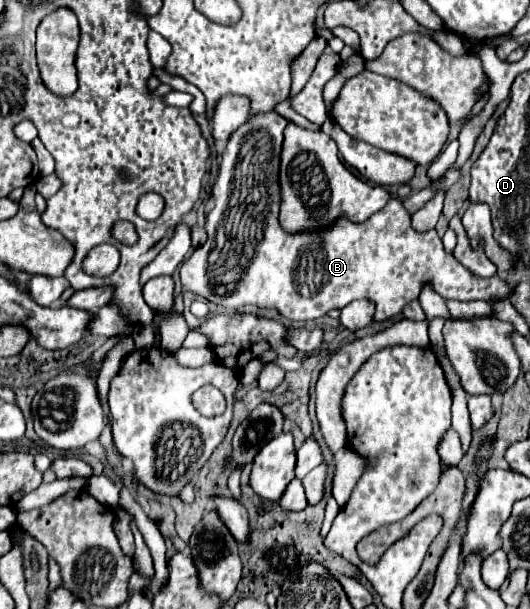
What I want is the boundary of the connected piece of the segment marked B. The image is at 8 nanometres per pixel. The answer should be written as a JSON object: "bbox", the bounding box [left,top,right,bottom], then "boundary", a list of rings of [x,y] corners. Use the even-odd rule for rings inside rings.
{"bbox":[180,112,512,322],"boundary":[[[270,112],[270,114],[262,114],[262,116],[256,116],[256,118],[248,120],[248,122],[246,122],[244,126],[240,126],[240,128],[232,134],[232,138],[228,140],[228,146],[226,146],[226,150],[222,152],[222,162],[220,162],[218,178],[216,178],[216,182],[214,182],[214,186],[212,186],[212,198],[216,200],[218,210],[216,210],[216,206],[214,206],[214,210],[210,210],[210,212],[206,214],[204,230],[206,230],[206,236],[208,236],[208,238],[206,238],[206,242],[204,242],[202,246],[198,246],[198,248],[192,252],[192,256],[190,256],[190,258],[182,264],[182,268],[180,268],[180,278],[182,278],[182,288],[184,288],[184,290],[192,290],[192,292],[204,296],[206,300],[210,300],[210,302],[214,302],[214,304],[218,304],[218,306],[230,308],[230,310],[240,310],[242,306],[252,304],[252,306],[266,308],[266,310],[272,310],[272,308],[274,308],[274,310],[280,312],[280,316],[284,316],[284,318],[288,318],[288,320],[304,320],[304,322],[322,318],[322,316],[328,314],[330,310],[334,310],[334,308],[344,308],[346,304],[350,304],[352,300],[358,300],[358,298],[372,300],[372,302],[376,304],[376,320],[386,320],[386,318],[392,318],[392,316],[400,314],[404,304],[408,304],[410,300],[418,298],[418,294],[420,294],[420,290],[422,290],[422,286],[424,286],[426,282],[432,284],[432,288],[434,288],[442,298],[456,298],[456,300],[486,300],[486,302],[492,304],[492,302],[504,300],[504,298],[508,298],[508,296],[512,294],[512,288],[508,286],[508,282],[504,282],[498,274],[494,274],[494,276],[490,276],[490,278],[476,276],[476,274],[472,274],[470,270],[466,270],[460,262],[456,262],[454,256],[448,256],[448,254],[444,252],[444,248],[442,248],[442,240],[440,240],[440,236],[436,234],[436,230],[424,232],[424,234],[414,232],[414,230],[410,228],[410,214],[404,210],[402,202],[396,200],[396,198],[390,198],[390,202],[388,202],[380,212],[376,212],[368,222],[364,222],[364,224],[352,224],[352,222],[348,222],[346,218],[340,218],[332,228],[326,228],[326,230],[322,230],[322,232],[302,232],[302,234],[288,234],[288,232],[284,232],[284,230],[280,228],[280,224],[278,224],[278,204],[280,204],[278,164],[280,164],[282,132],[284,132],[286,126],[288,126],[288,120],[286,120],[286,118],[282,118],[278,112]],[[230,280],[236,282],[236,290],[234,290],[234,286],[220,286],[220,282],[226,284],[226,282],[230,282]]]}

